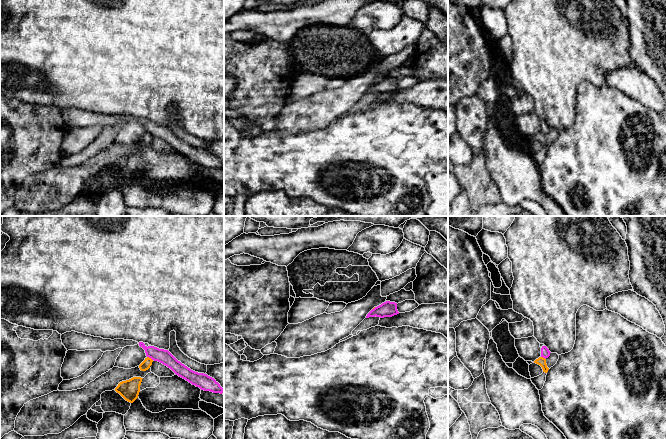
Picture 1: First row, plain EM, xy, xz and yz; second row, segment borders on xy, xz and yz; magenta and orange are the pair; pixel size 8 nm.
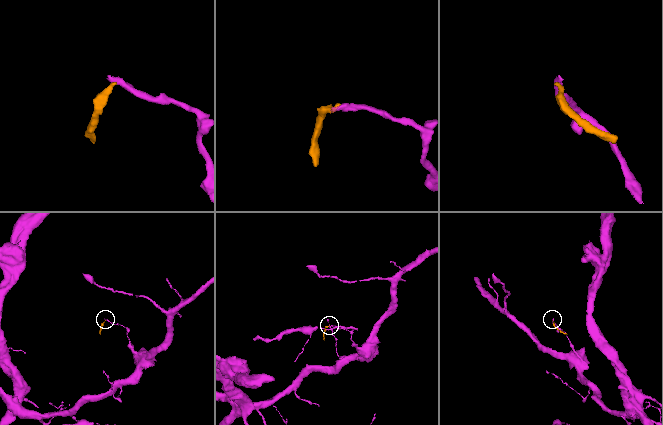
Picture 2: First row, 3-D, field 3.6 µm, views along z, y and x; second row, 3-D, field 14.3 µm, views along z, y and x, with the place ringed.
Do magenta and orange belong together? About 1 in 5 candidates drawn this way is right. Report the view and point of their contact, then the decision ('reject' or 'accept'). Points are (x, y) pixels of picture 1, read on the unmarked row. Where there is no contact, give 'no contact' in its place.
meets magenta in xy at (150, 133); reject

